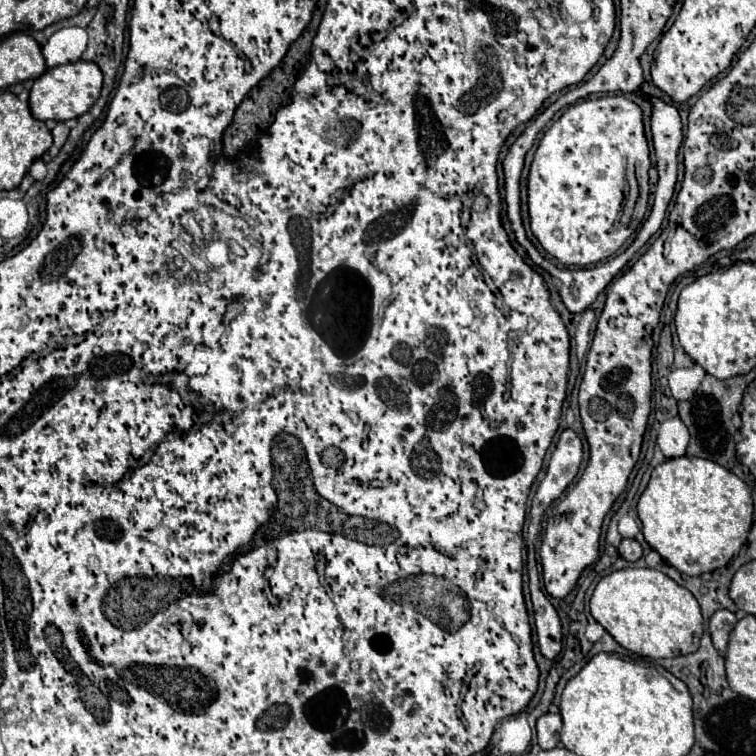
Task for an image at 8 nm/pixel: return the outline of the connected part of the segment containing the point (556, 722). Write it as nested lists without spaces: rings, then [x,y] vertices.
[[[543,714],[539,720],[537,720],[537,740],[539,740],[539,746],[543,750],[551,750],[555,746],[559,746],[559,732],[561,732],[561,714]]]

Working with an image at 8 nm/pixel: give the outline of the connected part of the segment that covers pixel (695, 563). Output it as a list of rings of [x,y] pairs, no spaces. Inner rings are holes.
[[[693,456],[661,462],[637,504],[643,536],[671,566],[701,576],[727,566],[747,544],[753,525],[753,498],[747,484],[727,468]]]

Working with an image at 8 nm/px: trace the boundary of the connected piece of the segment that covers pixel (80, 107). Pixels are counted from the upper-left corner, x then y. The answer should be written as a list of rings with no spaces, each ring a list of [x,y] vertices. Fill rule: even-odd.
[[[77,60],[77,62],[71,62],[71,64],[49,68],[43,76],[39,76],[33,82],[33,88],[31,88],[31,94],[29,94],[31,114],[37,120],[43,120],[43,122],[45,120],[65,122],[69,118],[79,118],[99,98],[101,84],[103,84],[103,74],[101,74],[101,70],[95,62]]]

